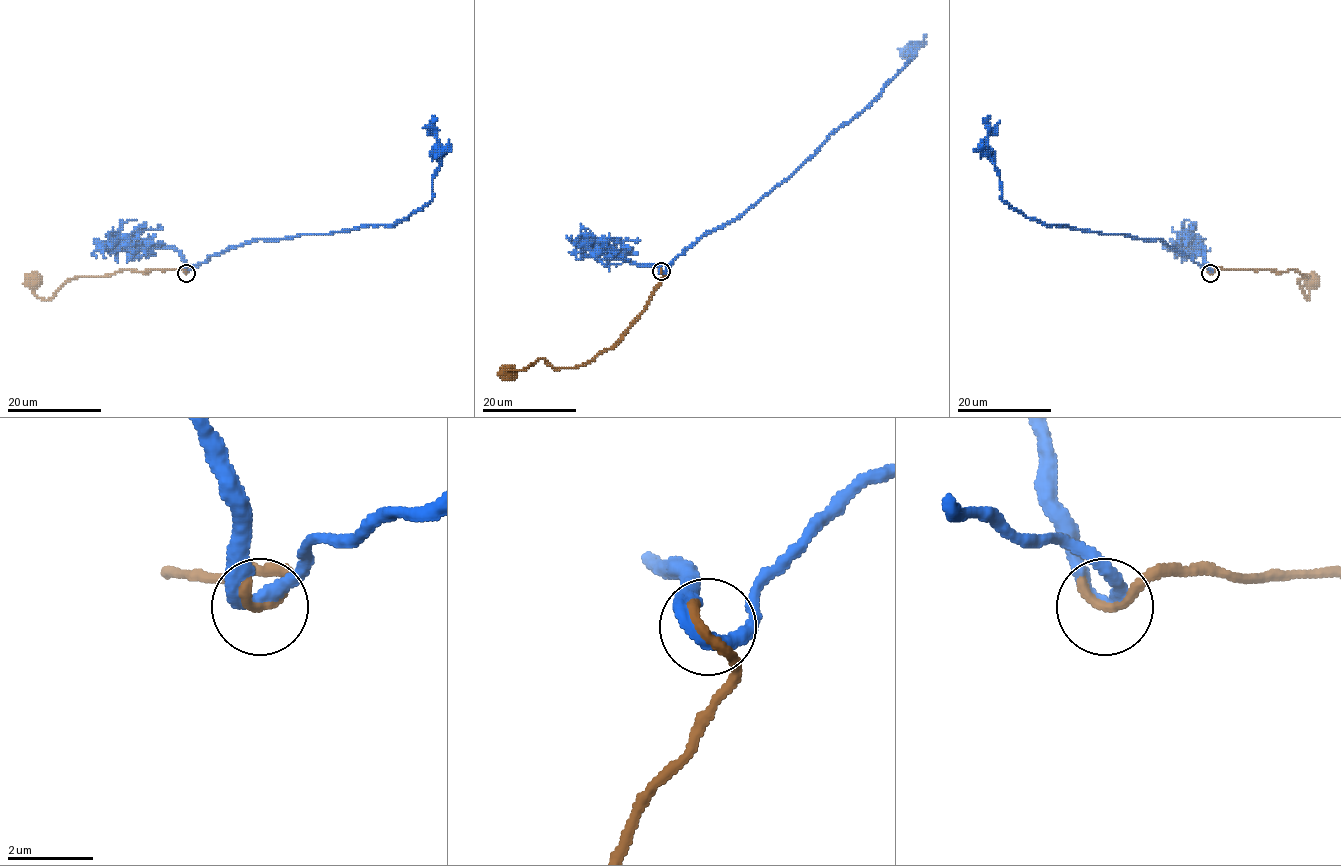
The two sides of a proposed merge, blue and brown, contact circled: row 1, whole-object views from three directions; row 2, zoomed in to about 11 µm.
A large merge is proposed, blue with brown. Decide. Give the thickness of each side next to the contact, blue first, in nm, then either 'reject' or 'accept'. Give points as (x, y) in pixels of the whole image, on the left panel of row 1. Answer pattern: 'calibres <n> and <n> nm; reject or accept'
calibres 320 and 300 nm; accept

